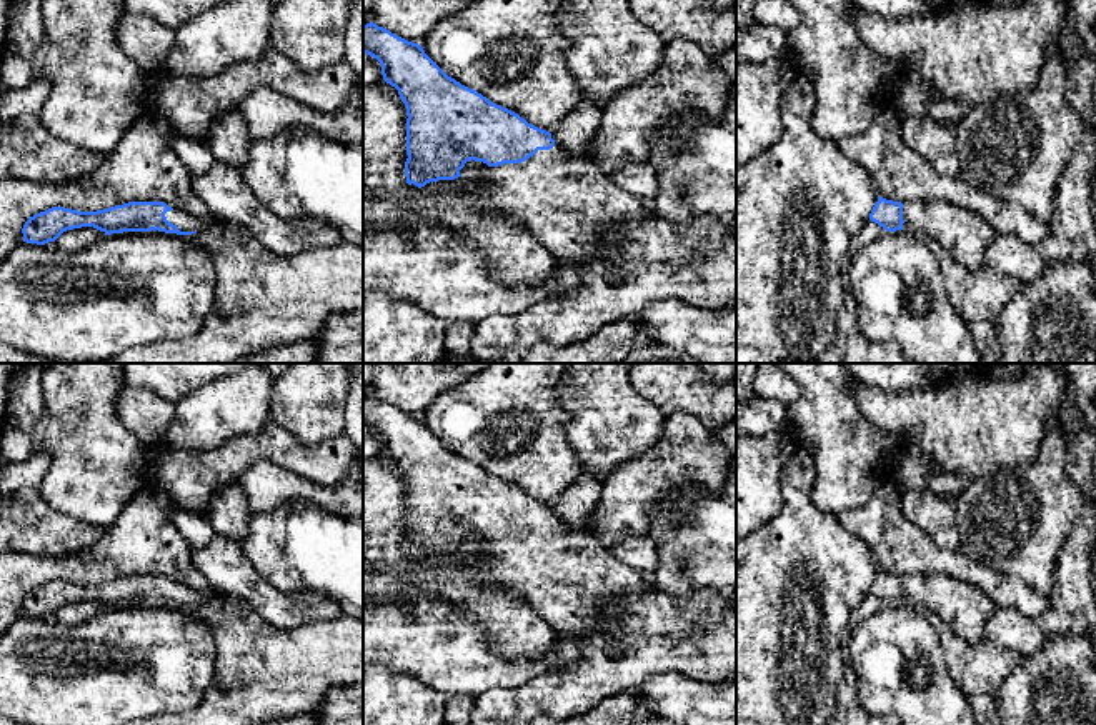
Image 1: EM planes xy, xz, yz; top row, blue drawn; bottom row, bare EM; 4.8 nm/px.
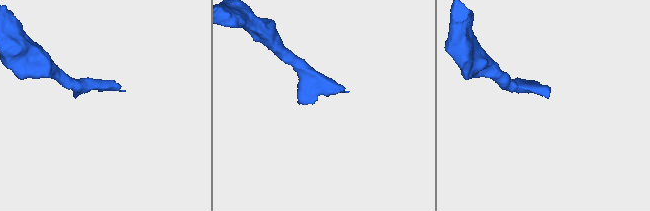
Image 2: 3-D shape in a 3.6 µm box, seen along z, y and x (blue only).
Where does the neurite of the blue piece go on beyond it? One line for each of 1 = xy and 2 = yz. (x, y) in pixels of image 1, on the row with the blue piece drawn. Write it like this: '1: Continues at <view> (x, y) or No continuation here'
1: Continues at xy (185, 222)
2: Continues at yz (965, 235)

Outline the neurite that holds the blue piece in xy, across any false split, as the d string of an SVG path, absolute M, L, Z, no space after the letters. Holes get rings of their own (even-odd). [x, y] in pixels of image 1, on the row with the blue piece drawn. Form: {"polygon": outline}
{"polygon": "M128 202L97 212L52 207L30 217L22 233L23 242L45 245L55 242L63 232L82 227L93 227L105 235L152 230L192 235L207 225L207 222L183 210L172 208L163 202Z"}

